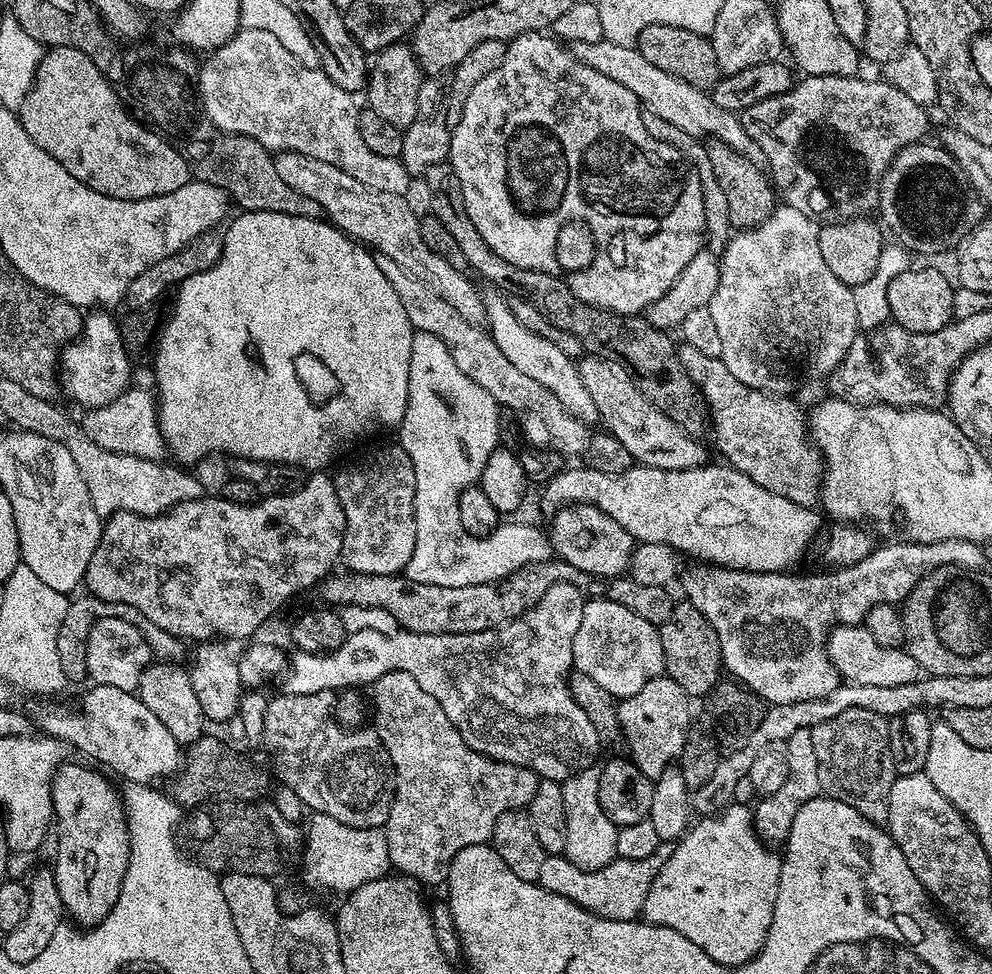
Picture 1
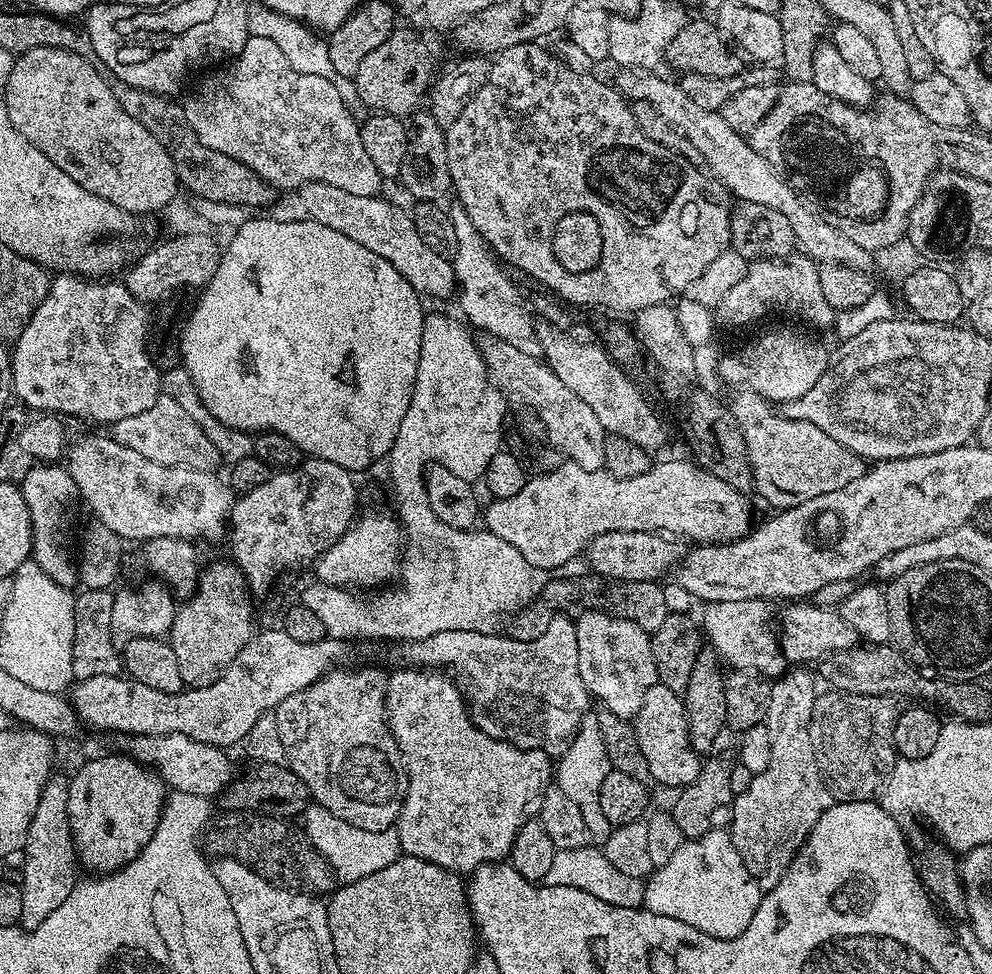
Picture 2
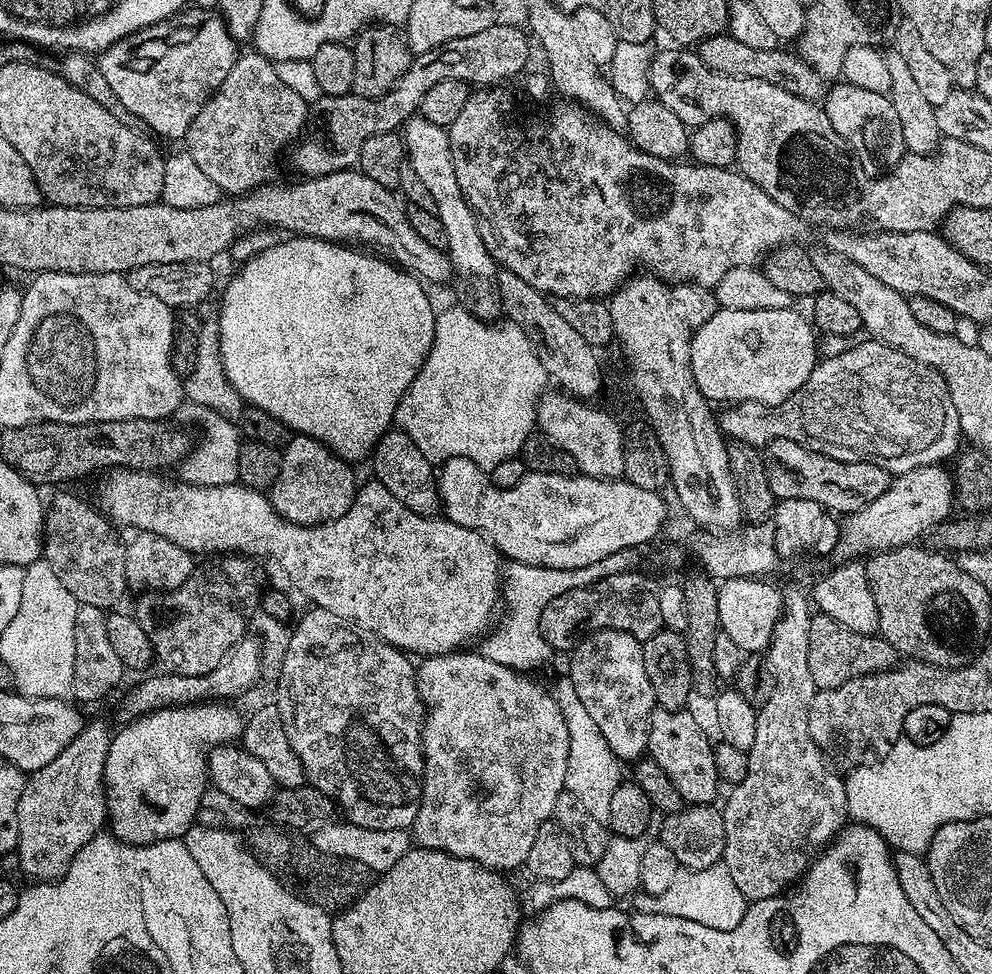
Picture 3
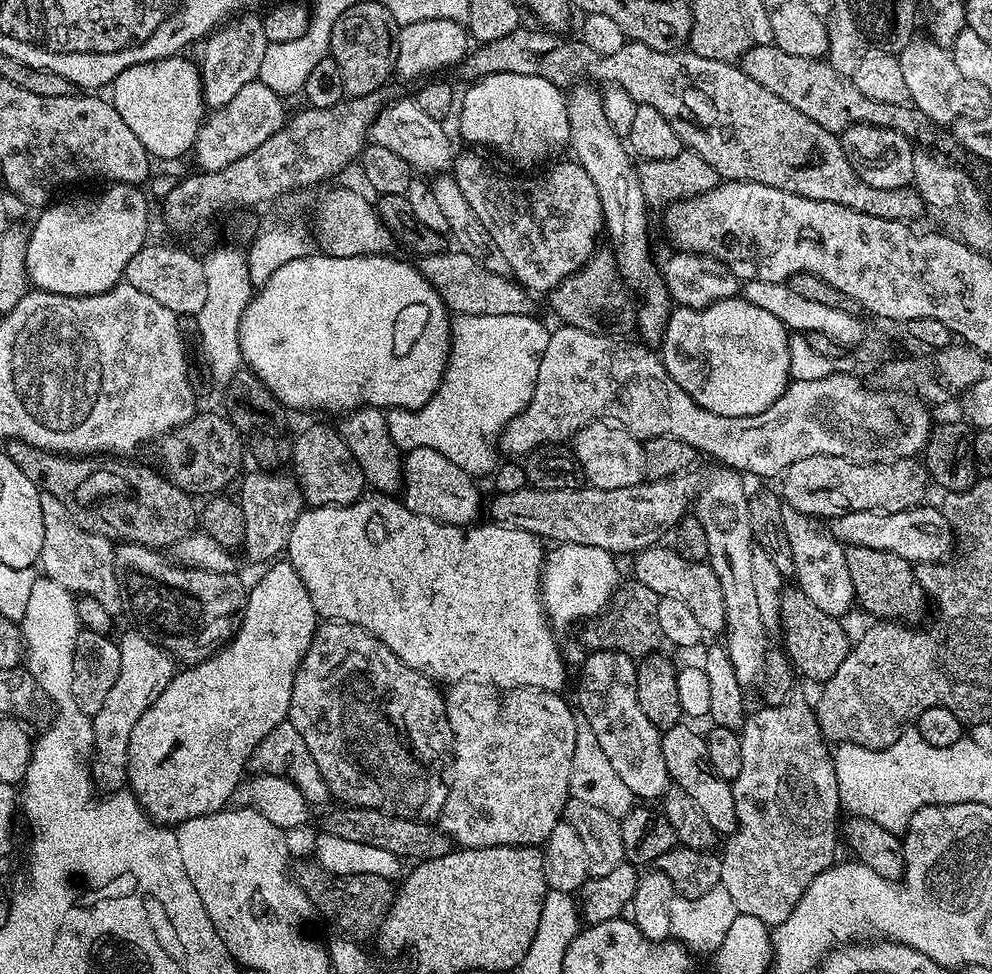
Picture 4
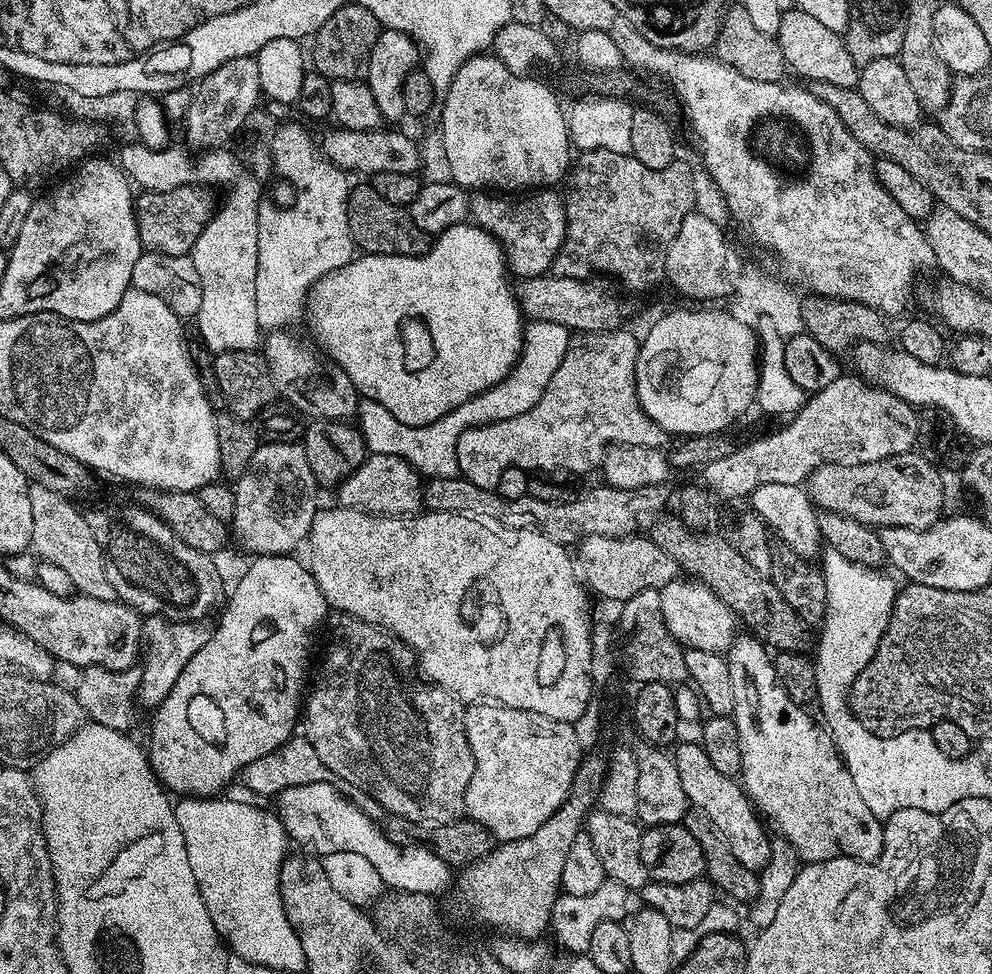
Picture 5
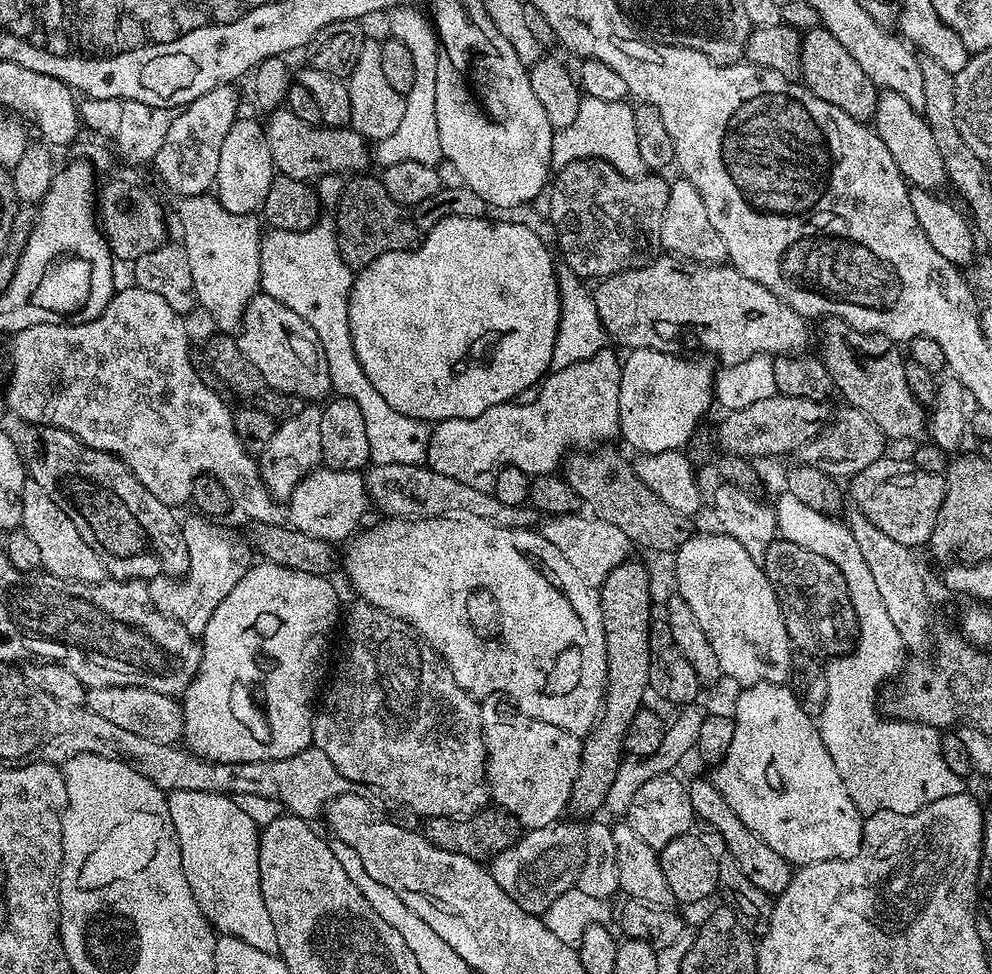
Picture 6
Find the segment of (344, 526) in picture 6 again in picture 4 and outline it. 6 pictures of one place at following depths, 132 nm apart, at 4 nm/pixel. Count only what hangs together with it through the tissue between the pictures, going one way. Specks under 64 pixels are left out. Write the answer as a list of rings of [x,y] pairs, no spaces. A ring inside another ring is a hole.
[[[412,446],[402,460],[402,503],[414,514],[443,524],[471,525],[480,512],[480,488],[436,446]]]

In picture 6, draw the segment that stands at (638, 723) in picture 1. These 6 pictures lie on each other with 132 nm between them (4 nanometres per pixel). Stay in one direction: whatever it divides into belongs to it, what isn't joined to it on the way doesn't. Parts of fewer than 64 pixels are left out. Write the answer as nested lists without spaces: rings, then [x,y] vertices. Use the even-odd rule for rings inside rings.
[[[711,779],[696,780],[693,784],[689,783],[687,789],[693,813],[699,819],[701,816],[720,835],[721,842],[728,847],[725,848],[727,855],[732,857],[738,870],[742,870],[742,874],[746,874],[746,878],[750,878],[750,882],[754,882],[754,886],[758,886],[758,890],[762,890],[766,895],[773,898],[780,896],[782,890],[786,890],[786,886],[790,886],[794,871],[793,865],[789,864],[786,858],[782,858],[782,854],[774,854],[774,850],[770,850],[770,846],[766,846],[766,842],[762,842],[762,838],[758,838],[745,826],[742,818],[738,818],[738,814],[734,814],[734,810],[730,810],[726,798],[722,798],[722,794],[718,794]]]

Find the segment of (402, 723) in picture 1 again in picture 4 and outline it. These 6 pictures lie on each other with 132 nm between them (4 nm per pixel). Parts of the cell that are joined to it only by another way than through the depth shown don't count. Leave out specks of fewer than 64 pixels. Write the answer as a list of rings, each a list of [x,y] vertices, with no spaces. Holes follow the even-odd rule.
[[[469,678],[457,680],[447,689],[444,705],[450,718],[452,731],[452,762],[450,765],[450,783],[446,802],[438,817],[438,827],[462,848],[489,848],[490,846],[540,846],[548,839],[550,830],[561,823],[564,814],[564,804],[570,798],[570,762],[574,758],[574,734],[576,733],[577,713],[568,709],[563,695],[554,692],[541,692],[539,688],[517,688],[515,686],[497,686],[483,680]]]

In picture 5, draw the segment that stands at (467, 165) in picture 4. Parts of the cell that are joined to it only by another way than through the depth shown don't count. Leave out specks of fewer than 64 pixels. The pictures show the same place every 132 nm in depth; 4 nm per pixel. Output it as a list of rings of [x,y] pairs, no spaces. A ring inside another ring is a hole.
[[[480,190],[471,197],[471,219],[500,243],[500,247],[504,250],[504,259],[515,275],[517,272],[517,277],[545,275],[551,269],[554,258],[560,247],[563,246],[568,233],[568,219],[561,193],[559,191],[556,193],[556,190],[536,190],[531,194],[496,194],[500,196],[491,196],[488,192],[491,191]]]

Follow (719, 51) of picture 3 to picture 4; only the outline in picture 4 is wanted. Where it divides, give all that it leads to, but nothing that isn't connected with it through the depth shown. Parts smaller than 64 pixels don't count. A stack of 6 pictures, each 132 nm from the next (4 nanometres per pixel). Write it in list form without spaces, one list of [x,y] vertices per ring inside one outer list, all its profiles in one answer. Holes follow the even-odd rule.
[[[775,43],[752,44],[740,57],[738,64],[747,76],[758,82],[758,86],[766,86],[770,94],[778,94],[782,102],[790,102],[794,110],[806,114],[806,118],[818,122],[818,126],[827,132],[839,134],[854,124],[876,124],[880,128],[898,130],[902,135],[919,142],[923,136],[934,131],[932,121],[912,107],[911,103],[874,102],[874,98],[866,98],[866,94],[854,86],[851,76],[838,74],[838,70],[834,70],[827,59],[798,58],[798,54],[786,54],[786,50],[777,48]]]

